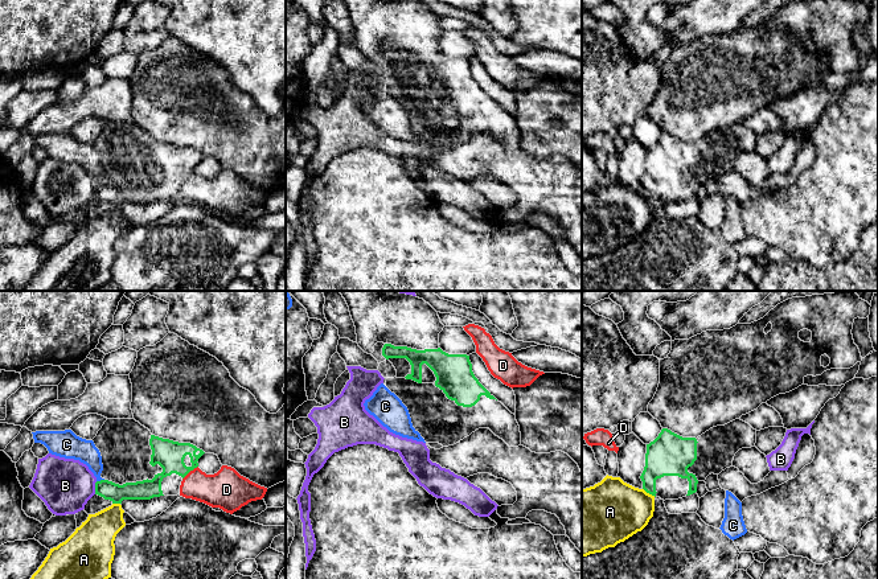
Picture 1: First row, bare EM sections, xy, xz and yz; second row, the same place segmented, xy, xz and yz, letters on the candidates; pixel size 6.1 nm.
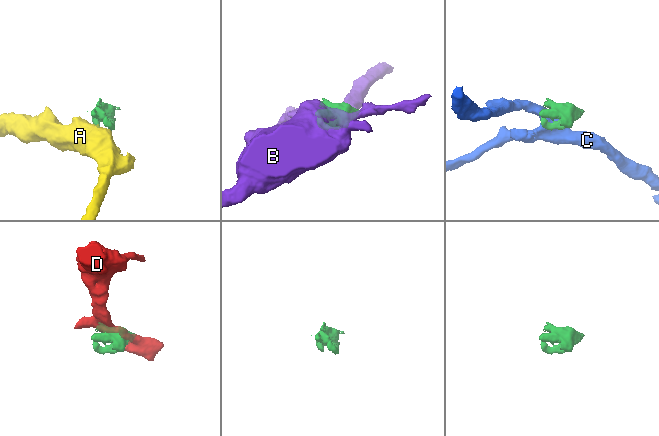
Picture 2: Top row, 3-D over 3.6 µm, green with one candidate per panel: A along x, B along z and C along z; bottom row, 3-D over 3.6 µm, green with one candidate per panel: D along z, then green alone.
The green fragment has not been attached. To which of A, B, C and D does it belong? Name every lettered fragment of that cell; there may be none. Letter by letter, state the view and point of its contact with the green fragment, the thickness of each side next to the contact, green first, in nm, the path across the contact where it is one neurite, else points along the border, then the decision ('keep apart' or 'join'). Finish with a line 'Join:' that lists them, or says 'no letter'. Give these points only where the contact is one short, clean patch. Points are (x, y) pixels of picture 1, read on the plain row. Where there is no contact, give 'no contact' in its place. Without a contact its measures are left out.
A: contact yz (649, 197); calibres 240 and 380 nm; keep apart
B: contact xy (95, 192); calibres 110 and 320 nm; keep apart
C: contact xy (101, 184); calibres 110 and 140 nm; keep apart
D: contact xy (189, 175); calibres 180 and 240 nm; border xy (197, 169), (183, 183); keep apart
Join: no letter

